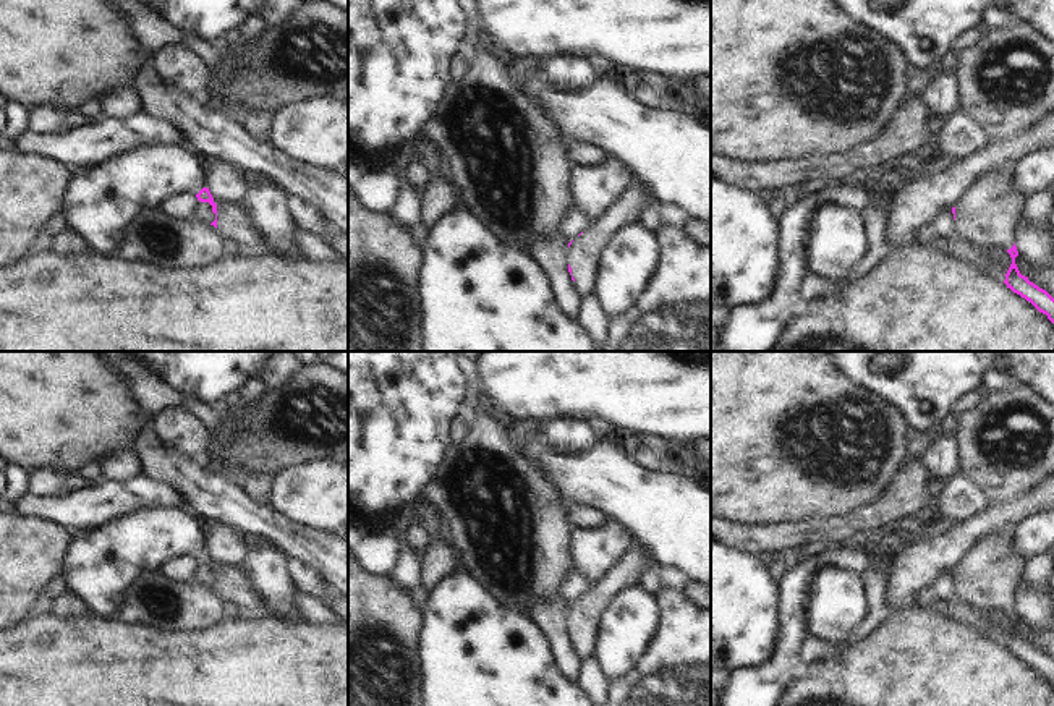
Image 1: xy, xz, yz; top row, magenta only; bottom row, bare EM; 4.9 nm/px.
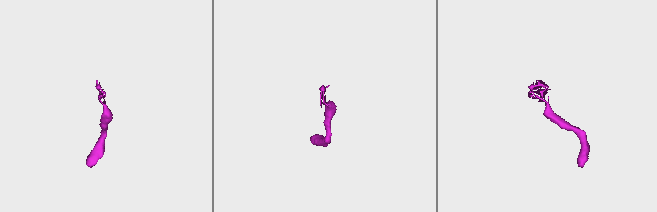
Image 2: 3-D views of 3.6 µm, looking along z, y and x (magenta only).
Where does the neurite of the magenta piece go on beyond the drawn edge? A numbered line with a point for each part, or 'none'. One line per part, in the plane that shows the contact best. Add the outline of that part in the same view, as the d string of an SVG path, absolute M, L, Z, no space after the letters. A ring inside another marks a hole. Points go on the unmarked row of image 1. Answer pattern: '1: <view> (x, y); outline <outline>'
1: xy (233, 583); outline M215 562L214 565L217 567L217 593L223 601L251 610L266 606L244 567L227 567Z

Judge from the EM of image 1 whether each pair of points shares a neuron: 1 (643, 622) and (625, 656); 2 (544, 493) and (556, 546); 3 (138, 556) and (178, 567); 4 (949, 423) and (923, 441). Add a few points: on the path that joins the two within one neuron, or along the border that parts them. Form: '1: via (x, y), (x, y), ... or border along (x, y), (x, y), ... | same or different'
1: via (635, 630), (625, 640), (625, 648) | same
2: via (544, 506), (544, 533) | same
3: border along (195, 556), (169, 561), (161, 569) | different
4: via (943, 429), (930, 436) | same

